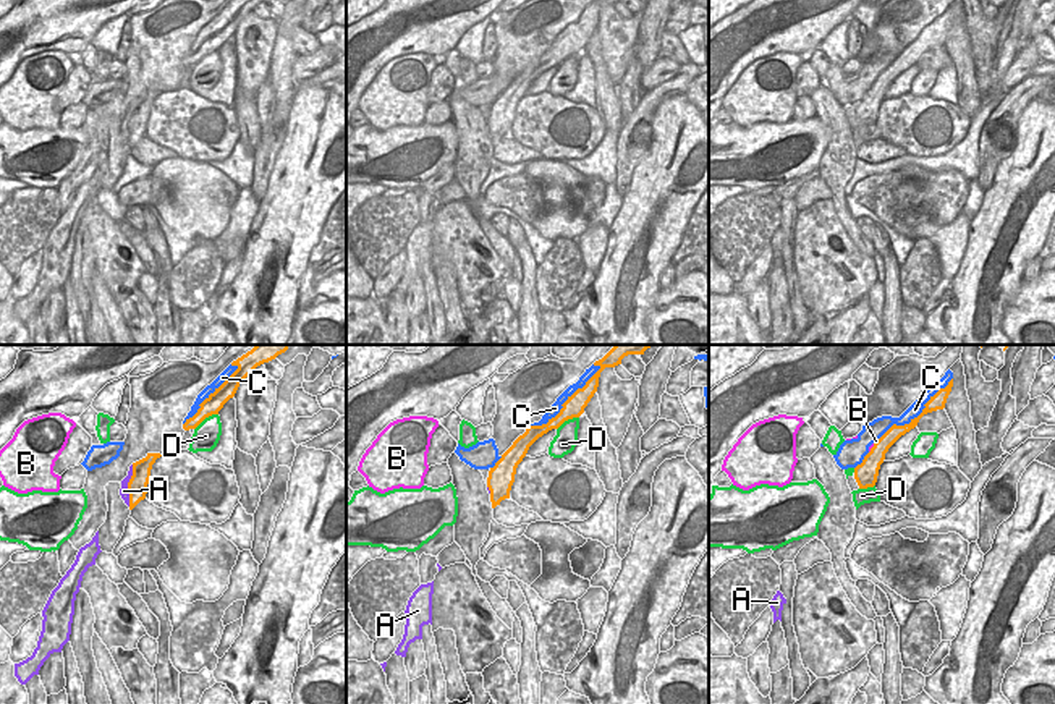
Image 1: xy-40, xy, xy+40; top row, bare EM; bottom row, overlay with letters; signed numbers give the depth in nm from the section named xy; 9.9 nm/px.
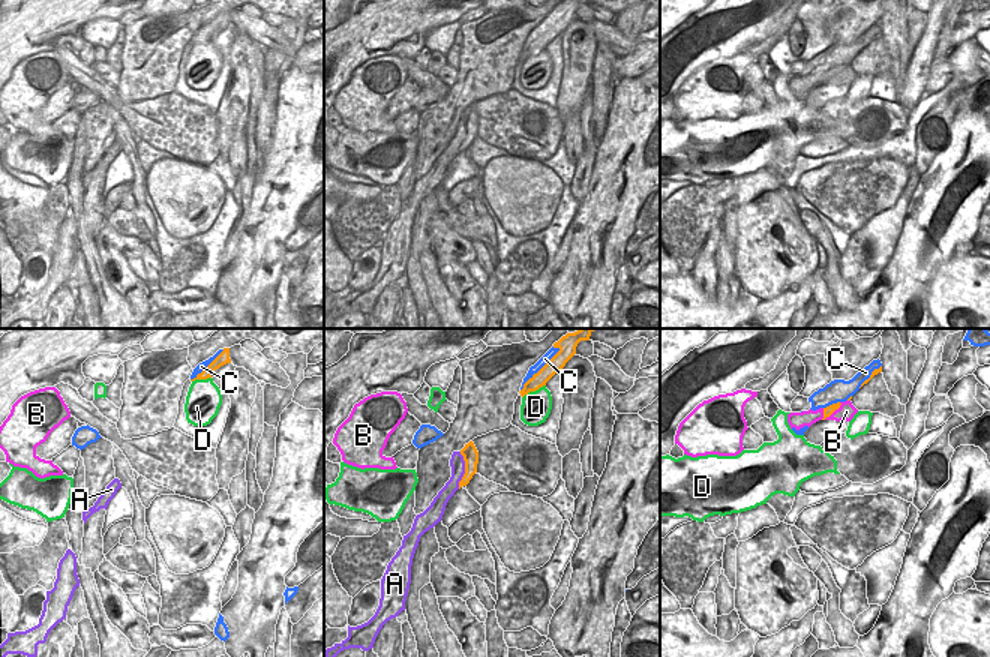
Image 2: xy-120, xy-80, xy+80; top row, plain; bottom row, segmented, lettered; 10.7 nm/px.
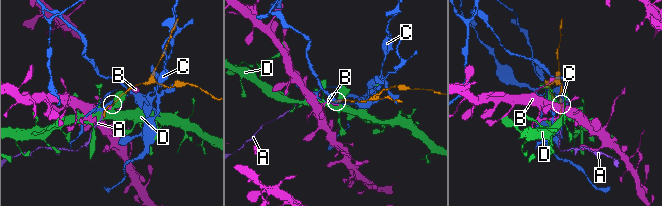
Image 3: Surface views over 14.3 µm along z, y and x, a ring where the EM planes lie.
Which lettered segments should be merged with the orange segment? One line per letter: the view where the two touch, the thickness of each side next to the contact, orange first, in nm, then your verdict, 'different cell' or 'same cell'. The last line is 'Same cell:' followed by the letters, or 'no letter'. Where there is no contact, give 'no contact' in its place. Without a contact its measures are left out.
A: xy-40 | 190/90 nm | same cell
B: xy+40 | 220/30 nm | different cell
C: xy | 200/100 nm | different cell
D: xy-40 | 180/260 nm | different cell
Same cell: A

